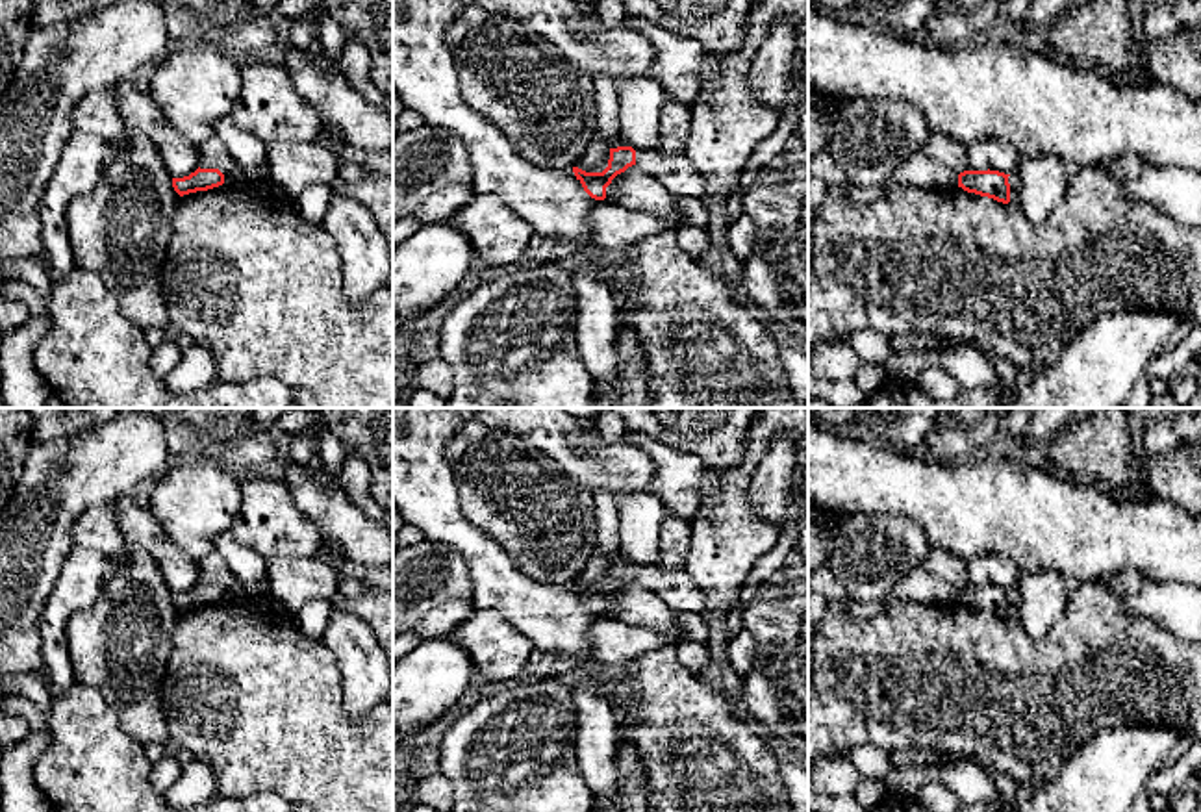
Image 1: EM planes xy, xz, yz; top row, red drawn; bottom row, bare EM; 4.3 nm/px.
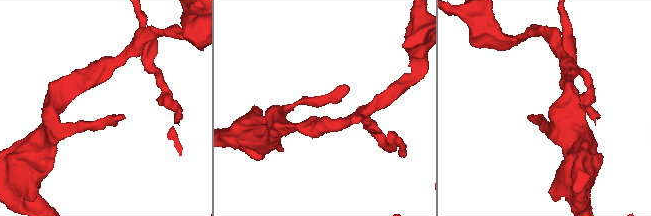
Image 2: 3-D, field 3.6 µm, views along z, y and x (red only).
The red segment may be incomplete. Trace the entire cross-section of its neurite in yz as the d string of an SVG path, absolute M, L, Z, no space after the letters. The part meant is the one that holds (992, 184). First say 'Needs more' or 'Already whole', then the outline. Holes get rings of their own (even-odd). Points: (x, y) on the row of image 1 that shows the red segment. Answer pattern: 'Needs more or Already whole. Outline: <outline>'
Already whole. Outline: M964 171L958 174L958 187L967 193L993 198L997 202L1010 202L1008 176L999 171Z

